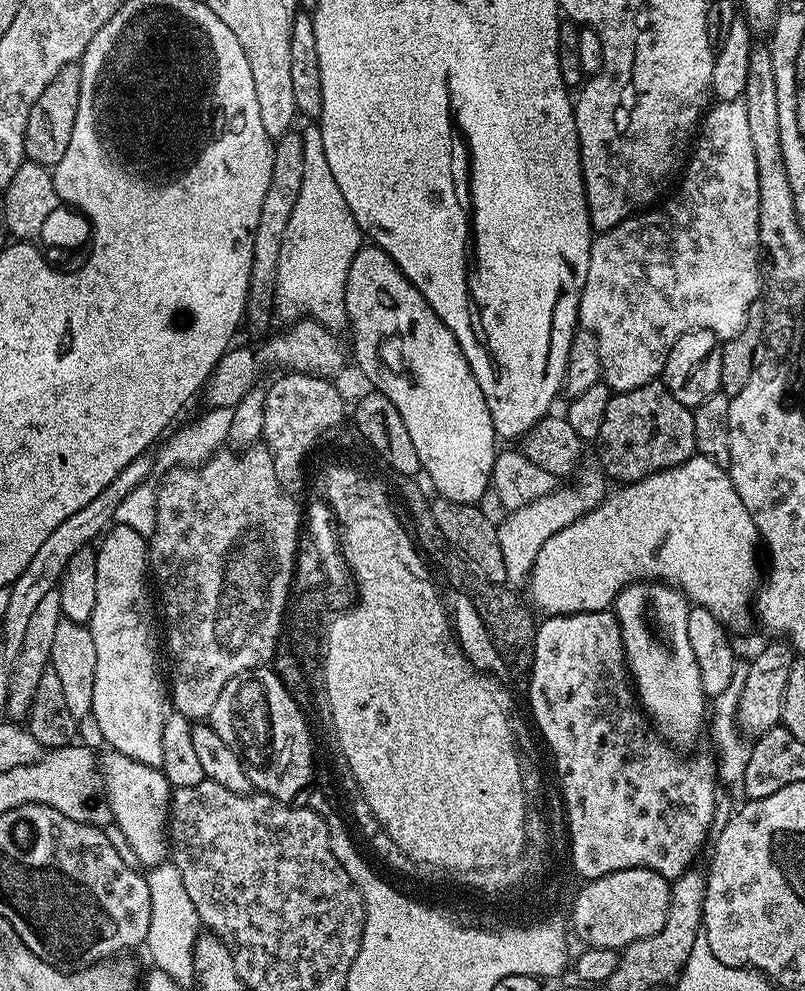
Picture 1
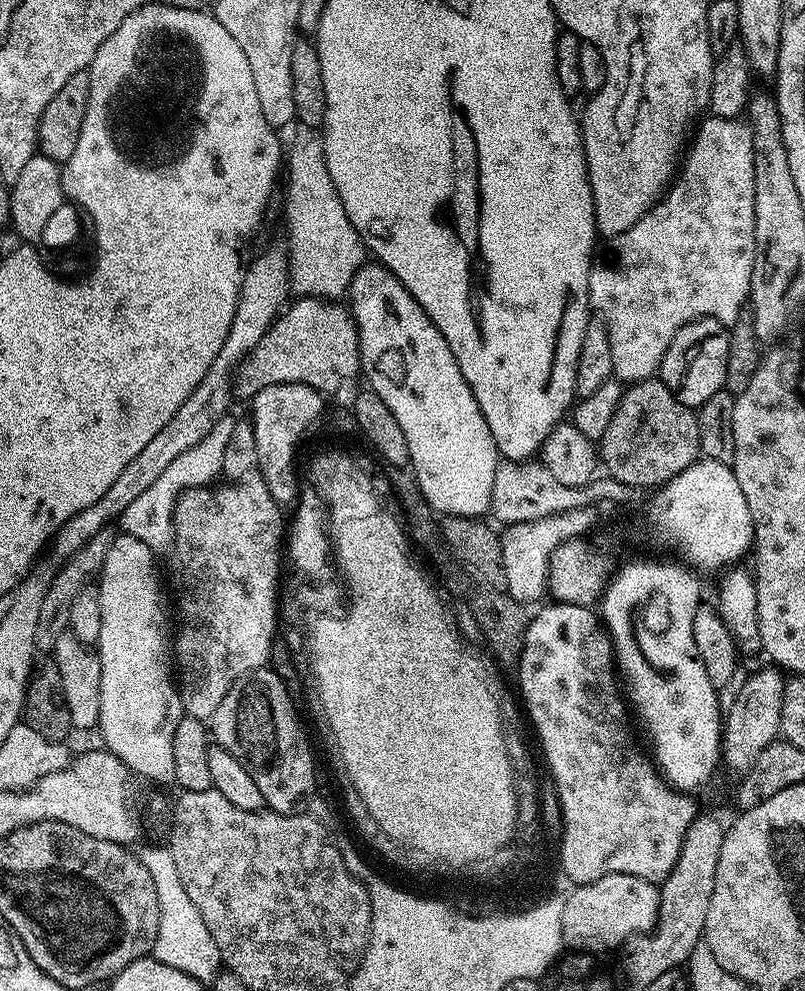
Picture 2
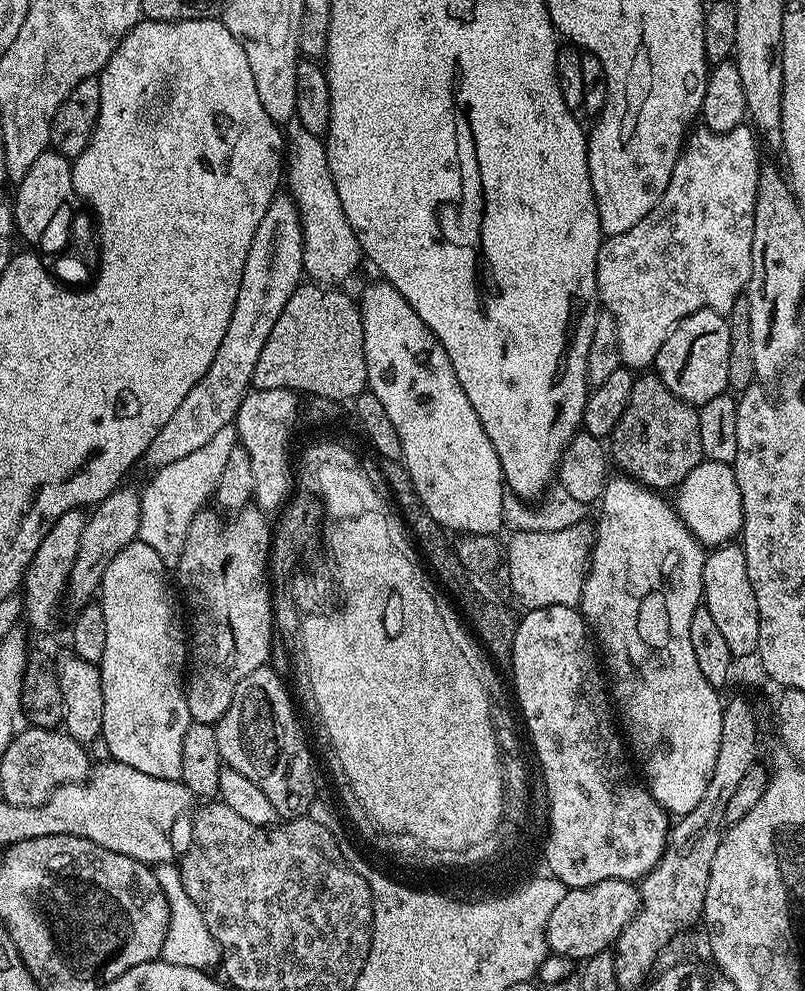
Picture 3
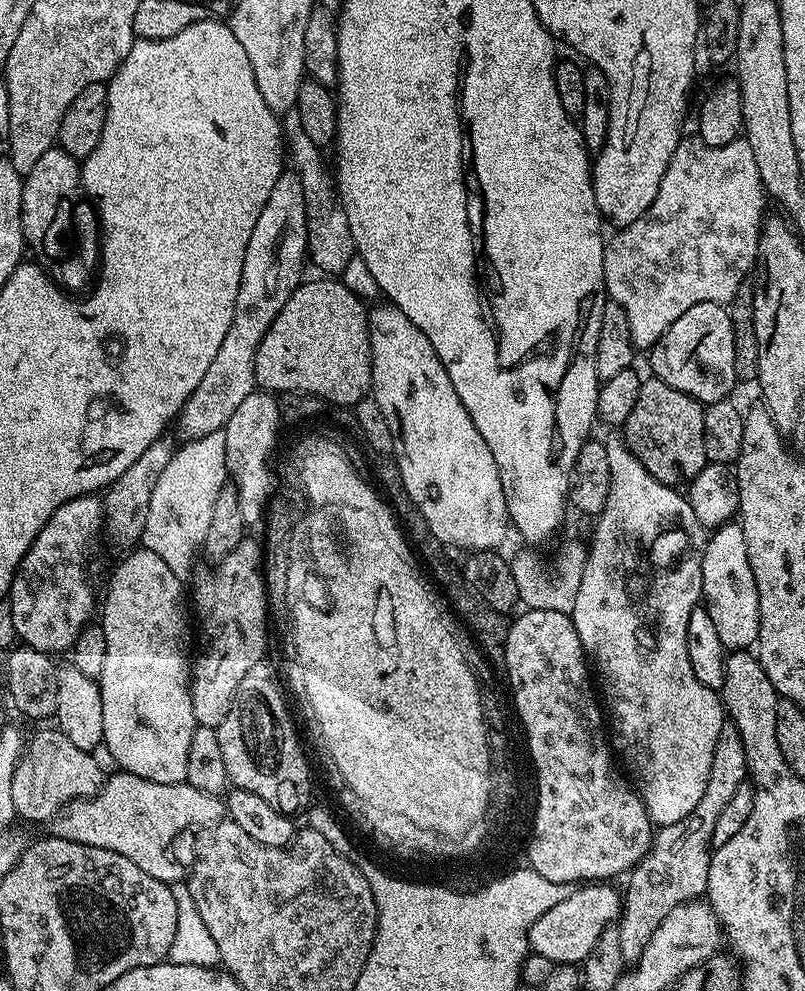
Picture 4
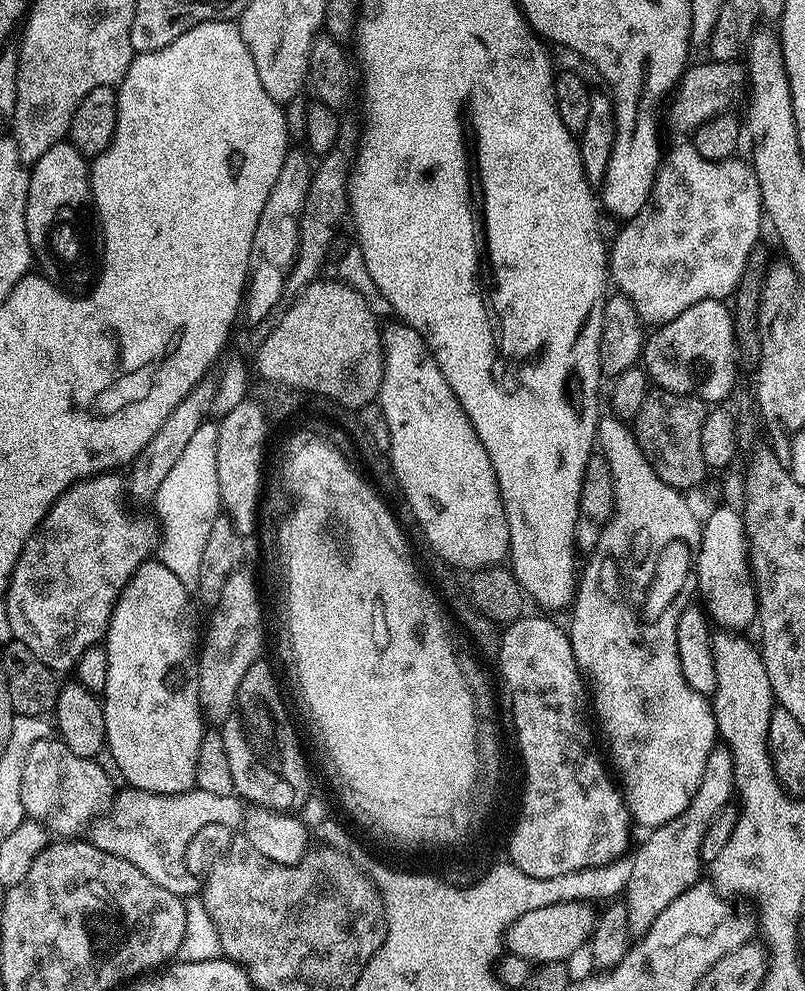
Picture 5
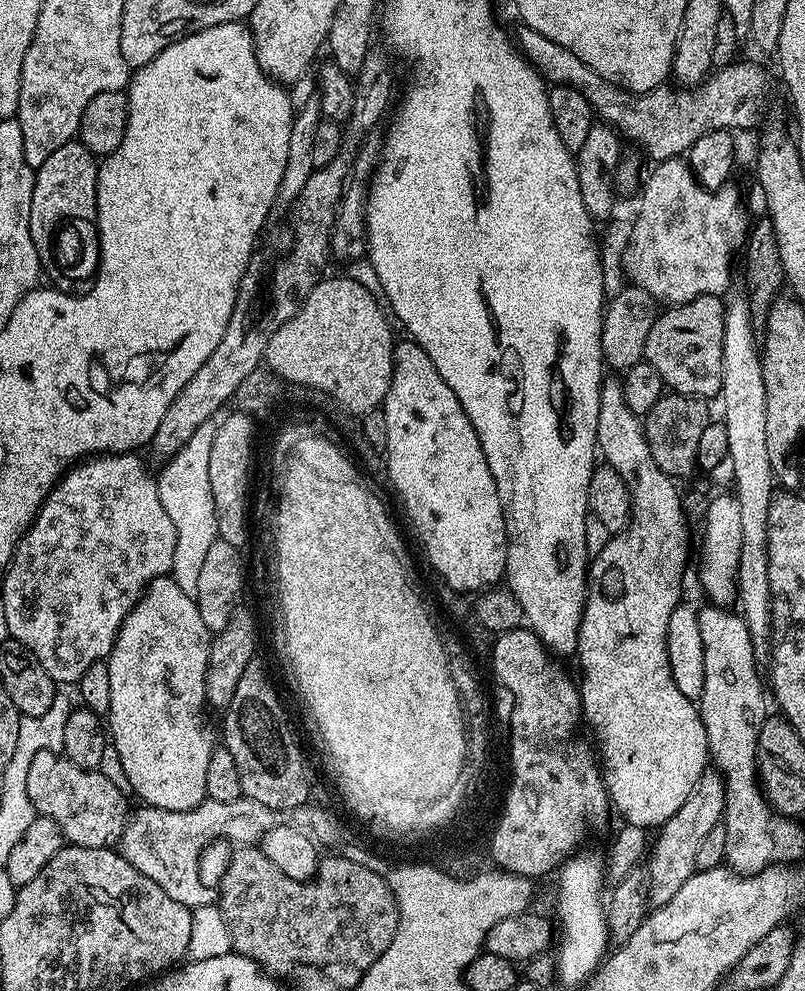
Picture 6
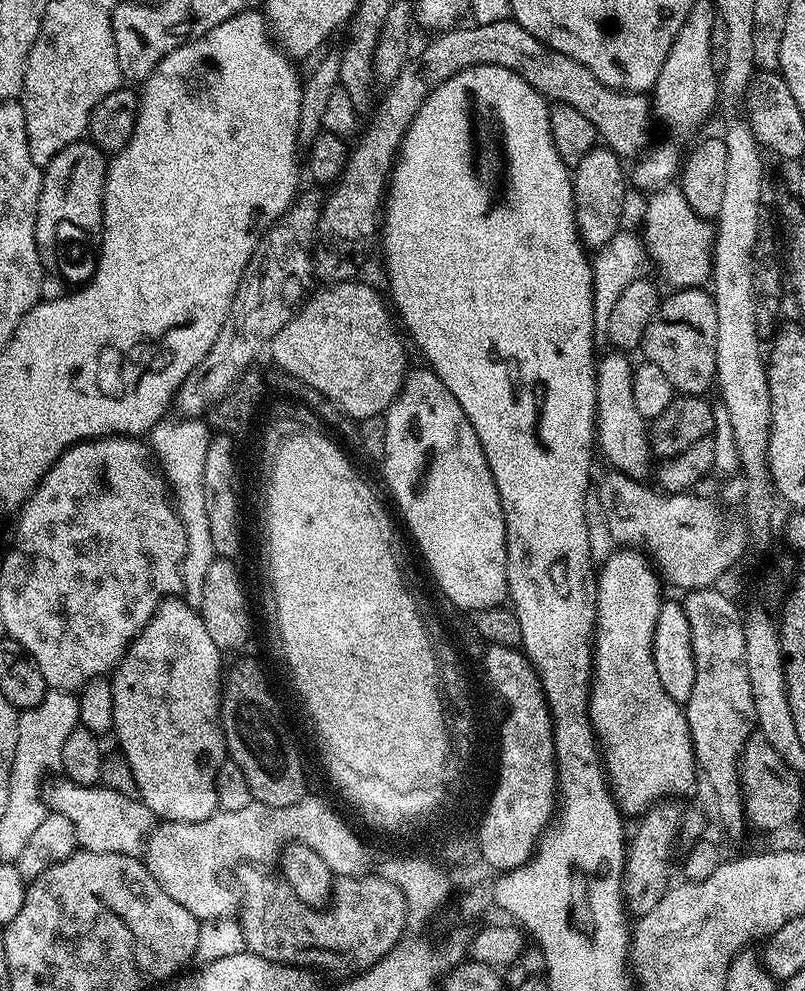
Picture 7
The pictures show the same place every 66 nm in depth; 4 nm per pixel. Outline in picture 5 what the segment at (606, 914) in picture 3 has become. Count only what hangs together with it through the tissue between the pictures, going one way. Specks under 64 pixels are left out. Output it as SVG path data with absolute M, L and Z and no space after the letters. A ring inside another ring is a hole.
M567 900L565 904L542 906L538 910L530 910L530 914L522 914L522 918L508 928L507 951L530 960L536 966L560 960L571 961L571 956L587 945L596 925L598 912L592 908L595 907L583 900Z

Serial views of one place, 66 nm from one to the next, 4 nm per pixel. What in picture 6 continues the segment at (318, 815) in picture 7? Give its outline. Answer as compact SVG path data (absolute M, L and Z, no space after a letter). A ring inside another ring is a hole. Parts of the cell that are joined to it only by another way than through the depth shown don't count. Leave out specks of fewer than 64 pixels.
M207 798L197 808L175 812L161 808L140 806L128 818L118 841L120 855L130 862L146 878L158 882L174 902L182 902L187 908L197 908L203 904L213 903L214 892L204 885L200 877L200 855L211 840L233 840L236 844L252 846L263 840L264 835L274 826L272 809L241 798L234 802L218 802Z

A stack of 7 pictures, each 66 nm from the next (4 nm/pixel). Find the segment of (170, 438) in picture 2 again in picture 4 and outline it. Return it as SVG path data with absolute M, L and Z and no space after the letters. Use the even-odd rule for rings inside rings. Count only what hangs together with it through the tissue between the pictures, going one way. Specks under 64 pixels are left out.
M285 170L281 172L280 177L278 178L278 182L274 182L274 187L270 189L270 198L266 198L266 206L262 206L262 214L258 214L258 222L254 226L254 234L250 234L250 242L246 245L246 258L242 262L242 282L238 286L238 302L234 302L234 322L230 322L230 330L226 330L226 339L222 342L222 346L218 350L218 354L216 357L214 357L214 362L210 362L210 367L206 369L206 374L202 374L202 382L198 382L198 386L194 390L194 394L190 394L190 398L187 402L184 404L184 408L180 412L180 415L178 417L178 425L180 424L180 432L182 437L187 438L189 441L196 440L196 439L202 439L204 435L212 434L215 431L218 431L220 429L223 429L226 426L226 422L230 422L230 414L234 414L234 410L238 410L238 406L241 402L244 401L244 399L249 396L250 393L257 391L258 385L256 382L256 358L260 354L260 343L262 342L262 338L266 334L266 330L270 330L270 326L275 322L275 320L278 318L278 314L282 310L282 306L286 306L286 302L290 297L292 297L292 292L300 287L302 283L302 277L300 275L304 272L304 260L306 264L306 257L308 256L308 215L306 214L306 202L304 201L304 191L302 190L302 178L299 176L295 170Z

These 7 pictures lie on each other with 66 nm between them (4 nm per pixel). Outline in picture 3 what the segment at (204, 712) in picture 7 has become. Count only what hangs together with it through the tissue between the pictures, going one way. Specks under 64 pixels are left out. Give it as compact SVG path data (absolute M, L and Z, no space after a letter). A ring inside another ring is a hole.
M140 539L118 550L114 562L106 569L98 593L100 609L106 614L106 650L98 665L104 695L102 744L108 747L107 755L111 759L126 762L126 766L134 766L134 770L142 770L142 774L150 774L150 778L167 780L180 779L182 738L194 722L184 693L190 644L186 639L185 621L184 624L180 621L180 612L176 609L175 595L169 569L158 558L157 551Z

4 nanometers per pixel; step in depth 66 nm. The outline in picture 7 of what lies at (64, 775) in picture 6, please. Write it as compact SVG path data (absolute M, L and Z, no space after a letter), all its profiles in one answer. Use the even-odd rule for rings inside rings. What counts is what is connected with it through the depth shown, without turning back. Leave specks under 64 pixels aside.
M67 778L59 779L43 789L44 803L51 811L62 814L62 818L70 818L70 822L74 822L76 843L83 851L135 857L143 853L144 841L154 827L152 811L143 800L135 795L127 796L116 788L75 784Z

